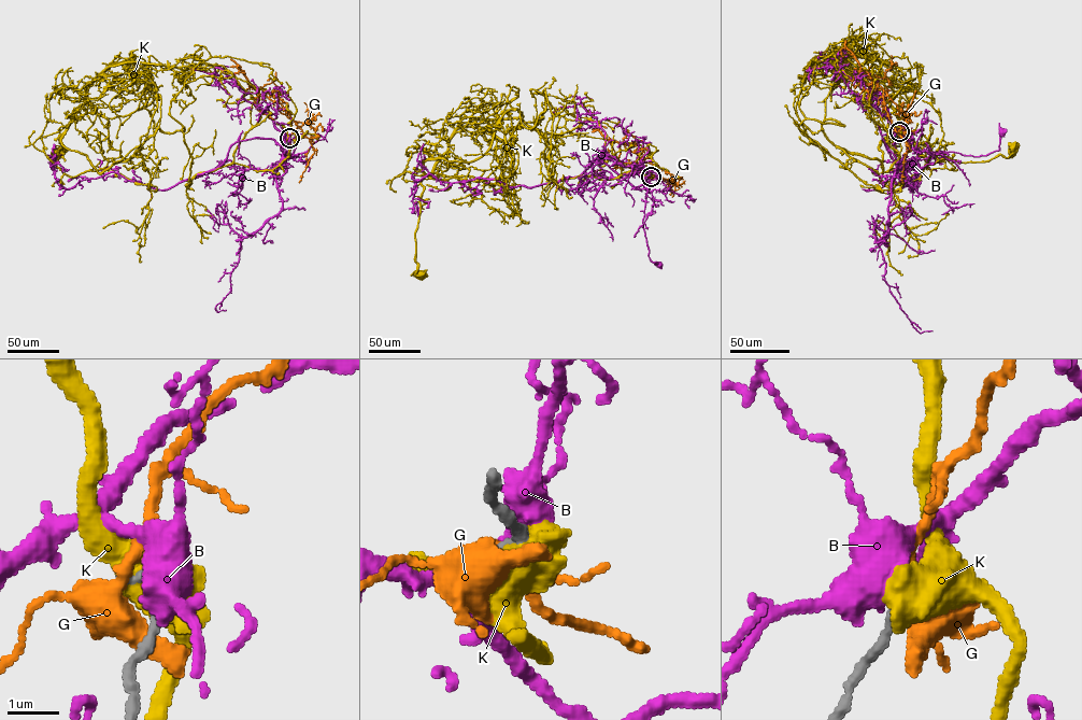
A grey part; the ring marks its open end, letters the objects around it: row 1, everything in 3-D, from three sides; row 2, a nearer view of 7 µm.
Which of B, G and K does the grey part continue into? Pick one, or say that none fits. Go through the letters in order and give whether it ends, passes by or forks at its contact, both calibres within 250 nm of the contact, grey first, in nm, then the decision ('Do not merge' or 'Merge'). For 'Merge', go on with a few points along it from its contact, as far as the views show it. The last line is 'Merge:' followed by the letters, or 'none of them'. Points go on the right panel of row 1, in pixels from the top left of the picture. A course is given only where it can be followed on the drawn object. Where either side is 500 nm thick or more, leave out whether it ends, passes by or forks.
B: It forks there. Thickness 320 nm (grey) against 460 nm. Do not merge
G: It forks there. Thickness 260 nm (grey) against 340 nm. Do not merge
K: Thickness 320 nm (grey) against 700 nm. Do not merge
Merge: none of them

